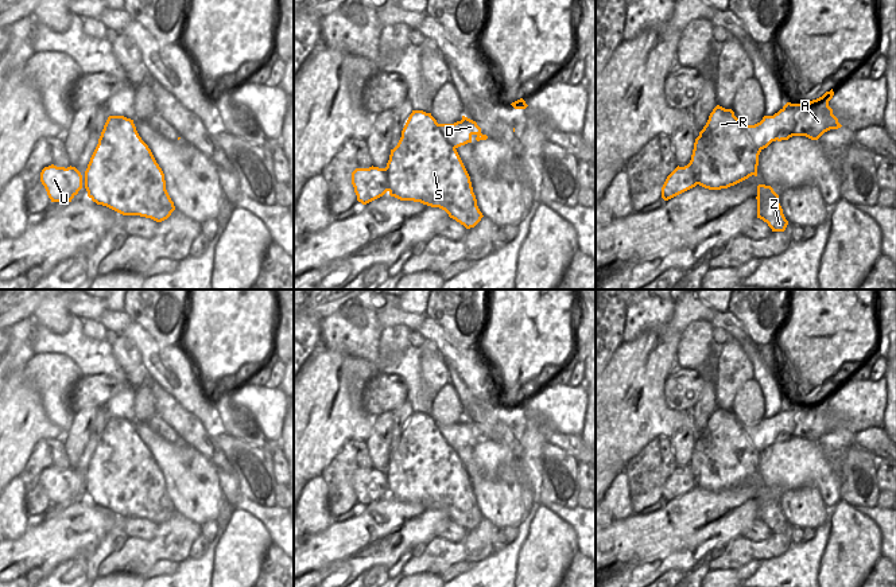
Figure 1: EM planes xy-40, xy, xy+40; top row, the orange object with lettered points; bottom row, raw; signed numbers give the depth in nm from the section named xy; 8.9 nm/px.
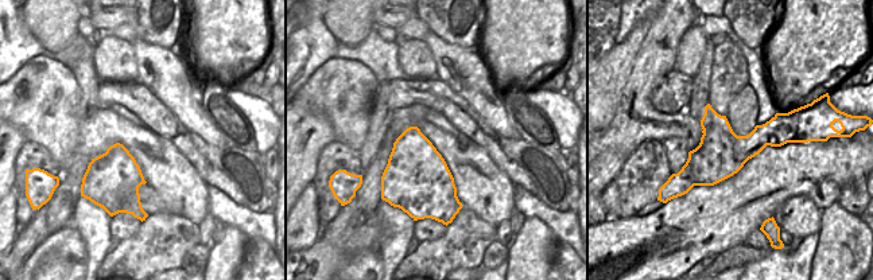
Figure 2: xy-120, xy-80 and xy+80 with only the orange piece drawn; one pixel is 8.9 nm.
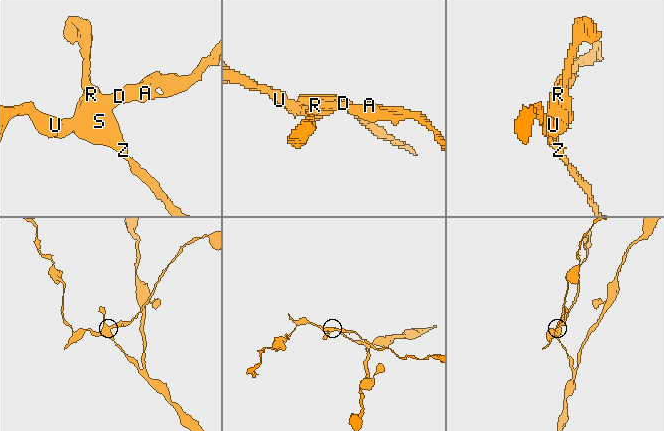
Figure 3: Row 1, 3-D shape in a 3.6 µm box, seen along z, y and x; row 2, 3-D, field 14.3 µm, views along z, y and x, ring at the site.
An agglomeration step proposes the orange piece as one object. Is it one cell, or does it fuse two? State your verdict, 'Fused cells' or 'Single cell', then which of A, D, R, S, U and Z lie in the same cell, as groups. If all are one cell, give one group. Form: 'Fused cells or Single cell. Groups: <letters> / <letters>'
Fused cells. Groups: A D U / R S Z

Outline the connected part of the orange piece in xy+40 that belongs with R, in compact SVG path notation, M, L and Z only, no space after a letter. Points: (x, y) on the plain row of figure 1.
M714 415L695 440L690 467L697 486L709 491L734 487L757 478L760 451L736 417Z

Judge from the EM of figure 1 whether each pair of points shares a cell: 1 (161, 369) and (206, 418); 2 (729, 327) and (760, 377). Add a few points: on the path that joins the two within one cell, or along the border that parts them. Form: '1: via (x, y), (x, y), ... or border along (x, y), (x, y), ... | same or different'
1: via (173, 381), (197, 405) | same
2: via (741, 338), (760, 357), (760, 365) | same

